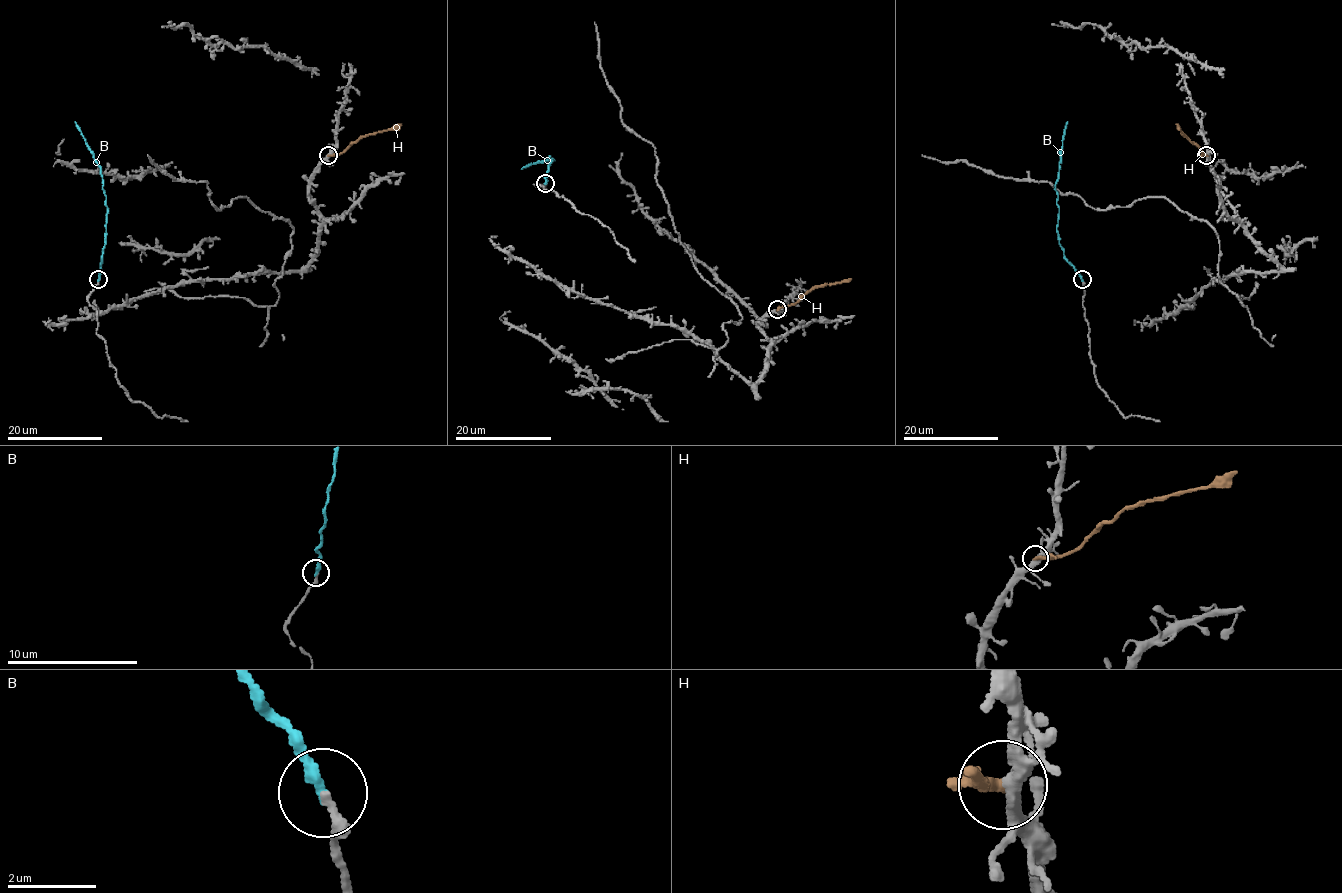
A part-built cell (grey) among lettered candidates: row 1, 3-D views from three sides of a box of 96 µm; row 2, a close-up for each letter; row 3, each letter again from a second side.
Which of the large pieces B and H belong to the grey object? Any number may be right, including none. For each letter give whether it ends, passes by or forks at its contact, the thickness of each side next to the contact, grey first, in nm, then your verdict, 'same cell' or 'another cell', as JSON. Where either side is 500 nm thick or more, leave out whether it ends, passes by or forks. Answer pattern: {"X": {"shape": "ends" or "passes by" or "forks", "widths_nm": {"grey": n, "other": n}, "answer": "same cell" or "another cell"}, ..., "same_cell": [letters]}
{"B": {"shape": "ends", "widths_nm": {"grey": 200, "other": 280}, "answer": "same cell"}, "H": {"shape": "ends", "widths_nm": {"grey": 320, "other": 280}, "answer": "another cell"}, "same_cell": ["B"]}

